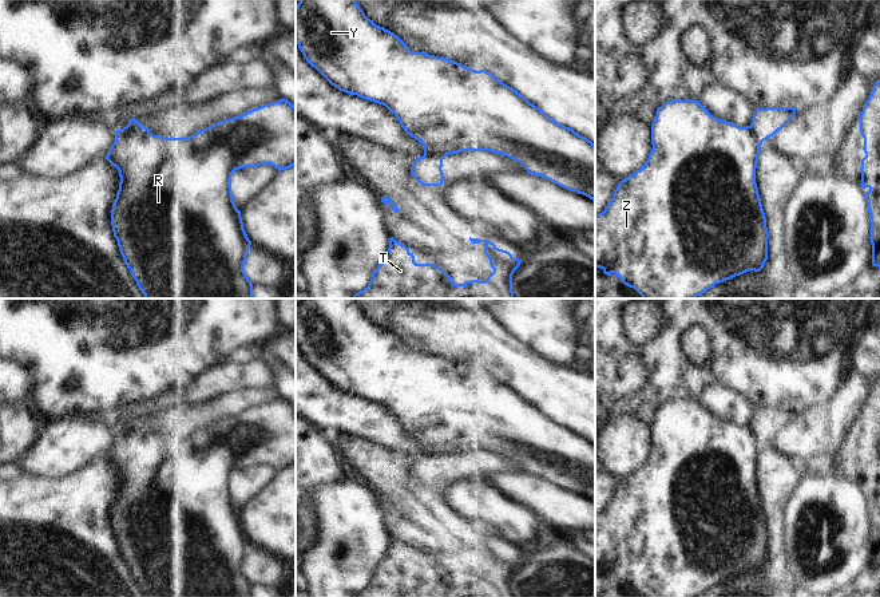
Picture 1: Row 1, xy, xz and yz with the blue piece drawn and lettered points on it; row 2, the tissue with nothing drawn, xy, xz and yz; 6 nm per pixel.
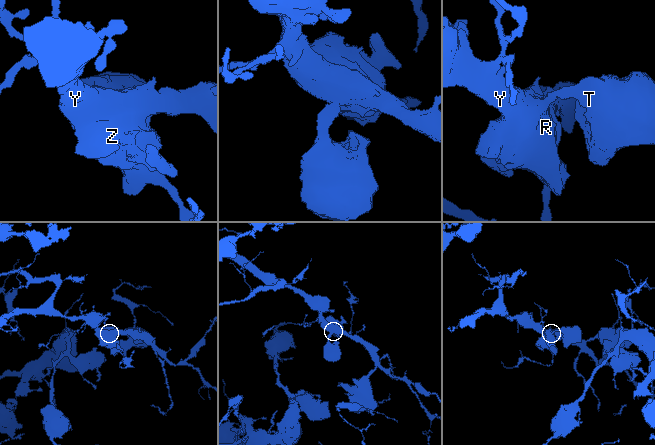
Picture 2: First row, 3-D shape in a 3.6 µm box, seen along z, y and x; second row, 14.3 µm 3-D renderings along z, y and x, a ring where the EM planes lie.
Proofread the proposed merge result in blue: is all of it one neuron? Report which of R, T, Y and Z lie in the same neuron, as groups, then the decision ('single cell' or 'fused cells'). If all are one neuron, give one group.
groups R Y Z / T; fused cells

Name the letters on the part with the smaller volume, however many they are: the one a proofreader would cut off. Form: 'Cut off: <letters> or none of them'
Cut off: T

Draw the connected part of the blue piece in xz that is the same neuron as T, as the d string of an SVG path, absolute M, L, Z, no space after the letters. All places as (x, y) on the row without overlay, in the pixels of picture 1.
M391 537L368 586L353 597L514 597L512 574L522 560L488 539L483 542L493 572L484 581L455 584L440 566L416 564L409 547Z

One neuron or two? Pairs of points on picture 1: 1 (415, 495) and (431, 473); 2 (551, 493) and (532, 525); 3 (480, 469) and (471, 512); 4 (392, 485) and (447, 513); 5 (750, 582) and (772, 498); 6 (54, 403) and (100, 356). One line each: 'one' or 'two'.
1: two
2: two
3: two
4: one
5: one
6: one

